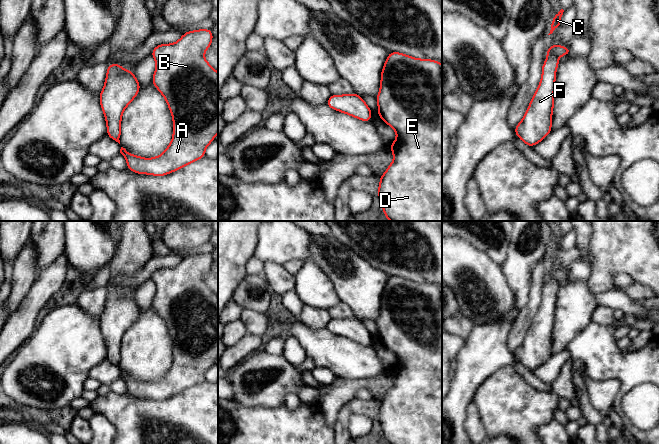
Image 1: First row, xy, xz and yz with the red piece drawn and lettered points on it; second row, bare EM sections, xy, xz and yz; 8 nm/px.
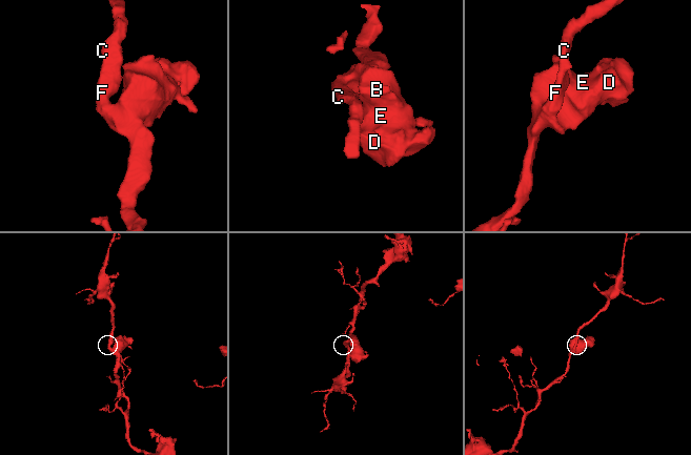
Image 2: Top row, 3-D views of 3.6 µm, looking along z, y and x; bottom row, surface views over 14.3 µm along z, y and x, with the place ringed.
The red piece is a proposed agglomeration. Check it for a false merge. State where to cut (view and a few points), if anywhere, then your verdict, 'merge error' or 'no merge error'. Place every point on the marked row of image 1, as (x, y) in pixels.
cut none; no merge error

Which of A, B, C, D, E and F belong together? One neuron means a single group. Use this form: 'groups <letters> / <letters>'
groups A B C D E F

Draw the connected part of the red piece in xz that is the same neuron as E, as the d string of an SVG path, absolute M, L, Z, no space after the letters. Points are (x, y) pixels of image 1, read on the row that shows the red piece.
M390 52L388 55L384 67L381 72L381 83L380 83L380 92L376 96L377 103L378 103L378 114L386 124L391 126L397 134L396 140L390 145L390 149L394 155L394 159L390 166L387 168L385 173L380 176L380 184L378 188L378 197L381 201L381 205L384 211L384 214L386 216L386 219L390 221L442 221L442 64L436 60L430 60L430 59L418 59L414 57L410 57L406 54L398 53L398 52Z

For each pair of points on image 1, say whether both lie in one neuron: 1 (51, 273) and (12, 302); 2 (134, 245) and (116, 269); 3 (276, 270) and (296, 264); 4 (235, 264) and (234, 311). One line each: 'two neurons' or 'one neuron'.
1: one neuron
2: one neuron
3: two neurons
4: two neurons

